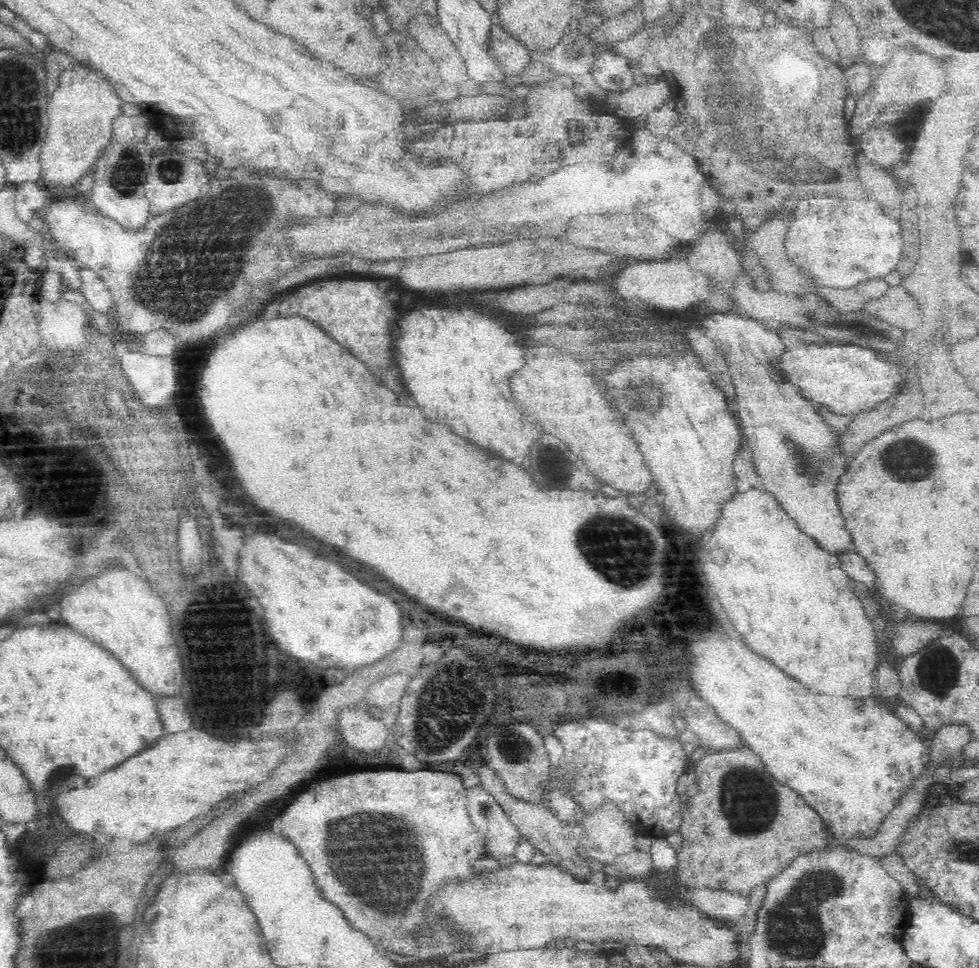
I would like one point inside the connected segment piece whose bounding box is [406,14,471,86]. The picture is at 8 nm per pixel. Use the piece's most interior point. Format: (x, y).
(427, 31)

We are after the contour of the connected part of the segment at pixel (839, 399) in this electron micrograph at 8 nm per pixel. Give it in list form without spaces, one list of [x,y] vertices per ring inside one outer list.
[[[808,344],[790,348],[782,354],[778,362],[784,383],[798,388],[800,397],[813,404],[824,405],[830,412],[838,414],[858,414],[872,410],[876,404],[898,394],[904,384],[904,376],[894,362],[884,362],[870,348],[862,346],[820,346]]]

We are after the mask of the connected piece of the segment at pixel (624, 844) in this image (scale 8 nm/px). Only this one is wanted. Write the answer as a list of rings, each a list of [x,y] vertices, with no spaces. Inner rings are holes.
[[[606,802],[594,812],[584,811],[579,824],[598,850],[614,852],[614,857],[636,850],[635,825],[614,802]]]

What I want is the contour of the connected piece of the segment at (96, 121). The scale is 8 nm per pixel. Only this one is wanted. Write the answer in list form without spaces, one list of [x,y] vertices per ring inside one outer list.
[[[77,62],[60,76],[60,84],[48,100],[48,128],[47,136],[40,153],[42,184],[46,186],[46,194],[58,186],[72,186],[79,182],[82,176],[92,172],[96,161],[103,150],[114,140],[114,125],[116,116],[122,111],[129,111],[128,106],[122,104],[116,89],[110,84],[108,77],[102,73],[90,70],[90,66]]]

